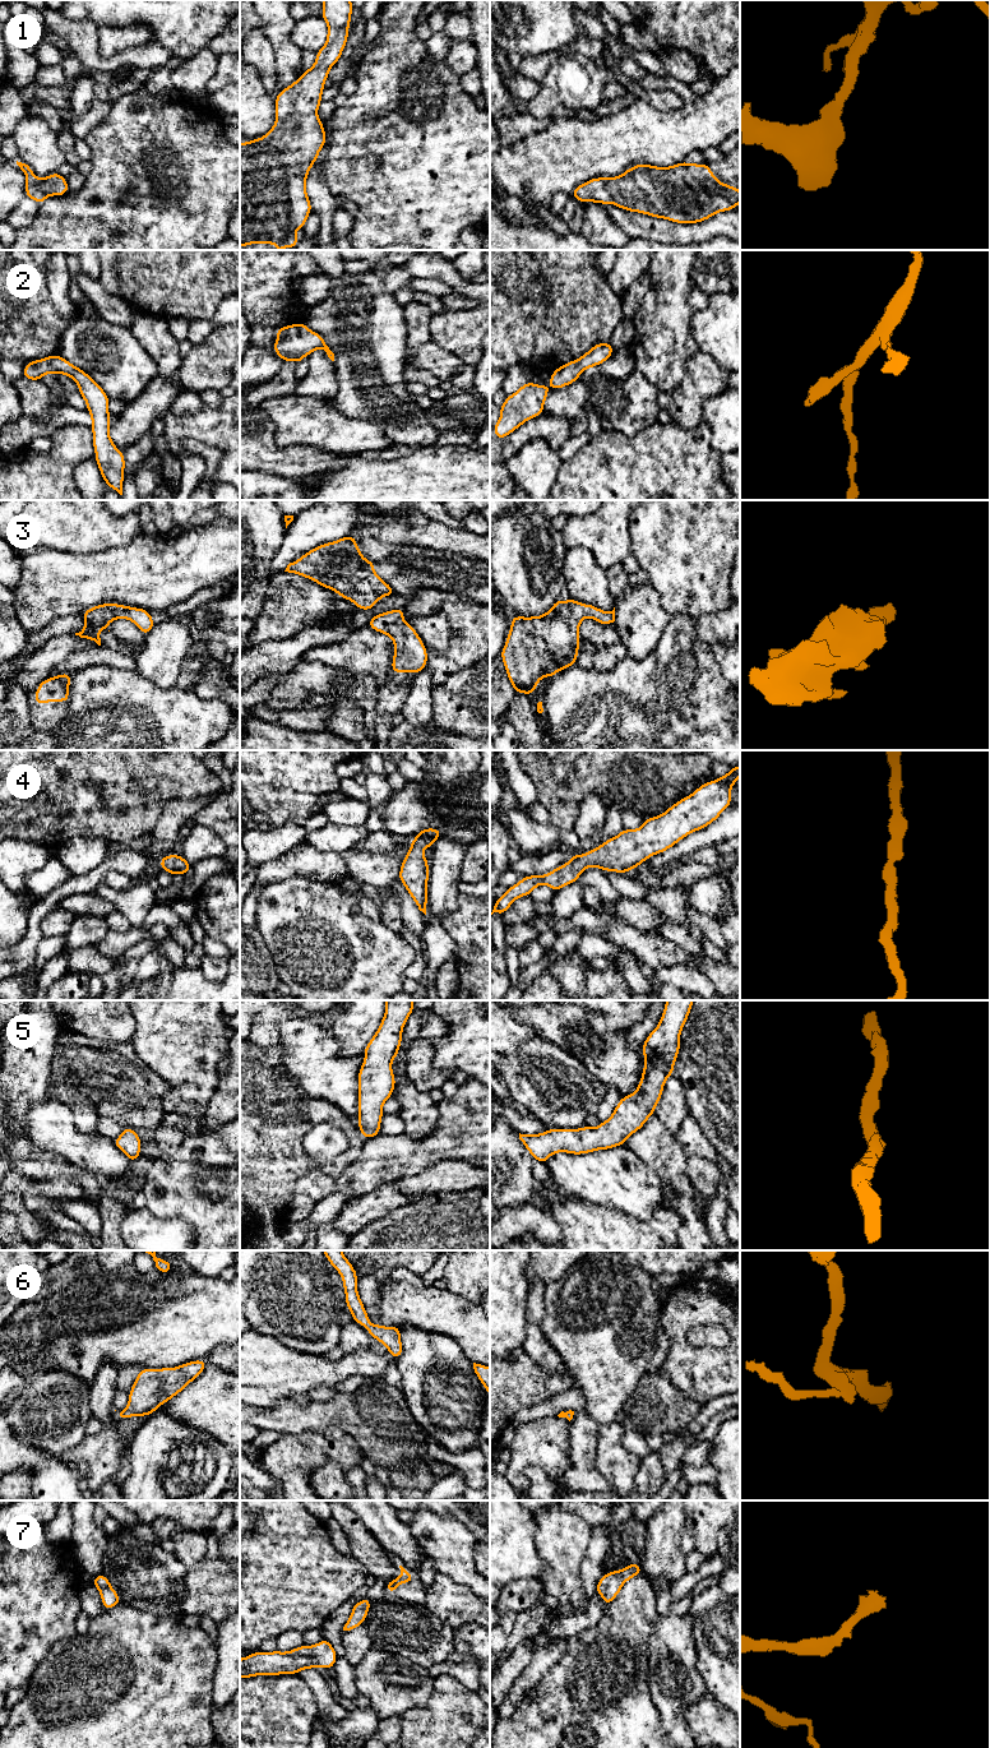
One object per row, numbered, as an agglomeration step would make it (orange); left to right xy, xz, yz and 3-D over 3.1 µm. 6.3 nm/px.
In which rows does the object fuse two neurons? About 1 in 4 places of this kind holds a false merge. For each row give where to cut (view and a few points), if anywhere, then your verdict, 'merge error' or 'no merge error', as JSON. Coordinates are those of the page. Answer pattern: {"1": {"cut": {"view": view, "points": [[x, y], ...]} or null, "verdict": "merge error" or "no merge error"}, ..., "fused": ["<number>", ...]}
{"1": {"cut": null, "verdict": "no merge error"}, "2": {"cut": null, "verdict": "no merge error"}, "3": {"cut": null, "verdict": "no merge error"}, "4": {"cut": null, "verdict": "no merge error"}, "5": {"cut": null, "verdict": "no merge error"}, "6": {"cut": null, "verdict": "no merge error"}, "7": {"cut": null, "verdict": "no merge error"}, "fused": []}

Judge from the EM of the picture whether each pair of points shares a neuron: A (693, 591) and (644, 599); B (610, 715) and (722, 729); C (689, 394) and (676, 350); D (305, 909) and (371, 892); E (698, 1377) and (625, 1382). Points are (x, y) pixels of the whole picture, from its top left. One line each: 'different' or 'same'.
A: different
B: same
C: different
D: different
E: different

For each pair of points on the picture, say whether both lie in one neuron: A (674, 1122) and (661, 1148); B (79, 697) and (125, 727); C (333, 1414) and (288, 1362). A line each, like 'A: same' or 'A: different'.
A: different
B: same
C: different

